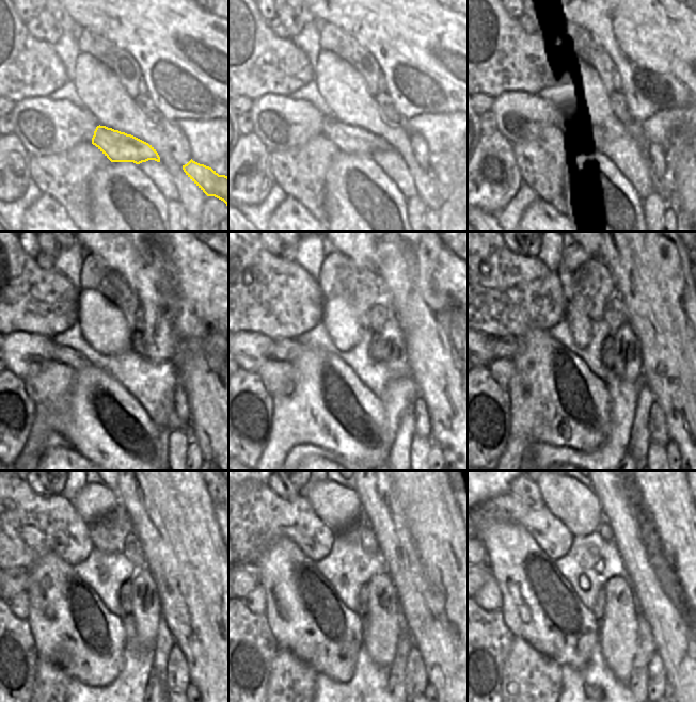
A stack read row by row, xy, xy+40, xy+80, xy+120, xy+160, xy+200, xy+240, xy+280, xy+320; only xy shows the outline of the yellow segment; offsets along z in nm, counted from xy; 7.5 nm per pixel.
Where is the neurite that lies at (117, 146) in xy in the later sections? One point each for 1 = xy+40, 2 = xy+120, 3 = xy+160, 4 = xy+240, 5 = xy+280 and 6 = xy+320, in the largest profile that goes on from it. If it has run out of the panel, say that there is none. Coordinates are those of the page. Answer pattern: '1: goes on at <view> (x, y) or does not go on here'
1: goes on at xy+40 (349, 139)
2: goes on at xy+120 (64, 354)
3: goes on at xy+160 (284, 349)
4: goes on at xy+240 (15, 580)
5: goes on at xy+280 (250, 575)
6: goes on at xy+320 (489, 574)

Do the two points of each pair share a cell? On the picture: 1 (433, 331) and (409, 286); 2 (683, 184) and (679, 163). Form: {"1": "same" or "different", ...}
{"1": "same", "2": "same"}

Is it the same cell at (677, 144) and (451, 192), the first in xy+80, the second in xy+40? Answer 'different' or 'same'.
same

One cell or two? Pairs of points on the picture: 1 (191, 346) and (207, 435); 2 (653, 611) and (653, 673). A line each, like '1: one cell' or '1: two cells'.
1: one cell
2: two cells

